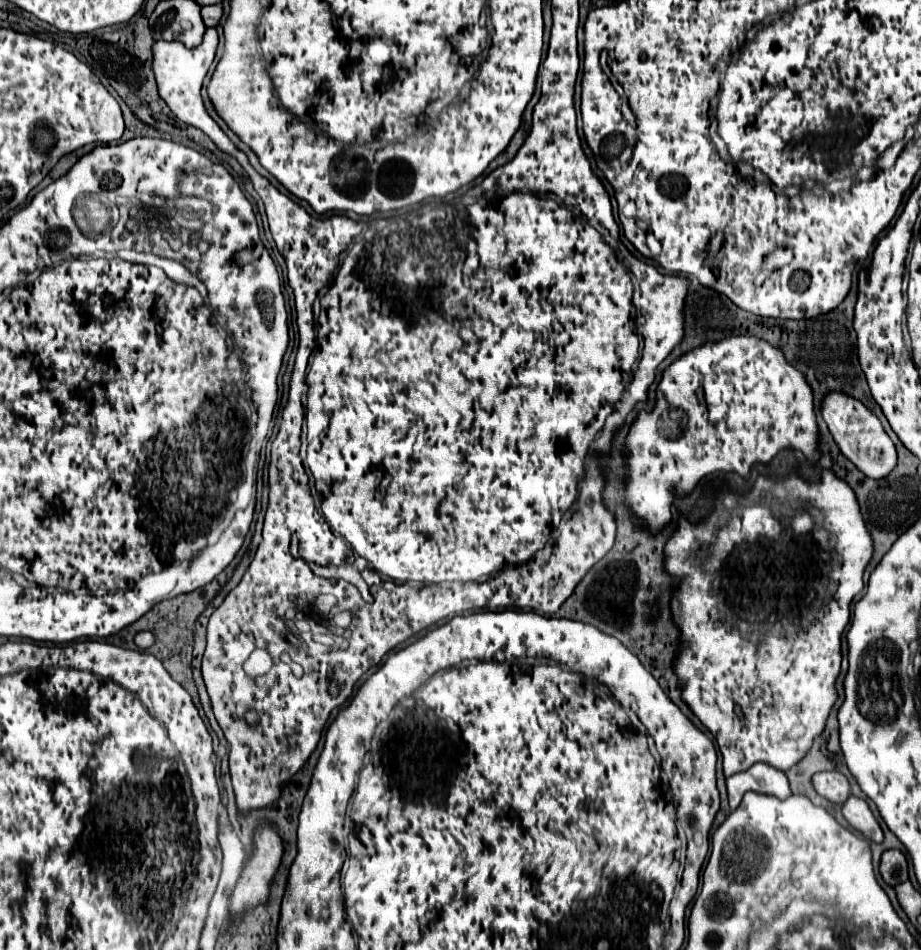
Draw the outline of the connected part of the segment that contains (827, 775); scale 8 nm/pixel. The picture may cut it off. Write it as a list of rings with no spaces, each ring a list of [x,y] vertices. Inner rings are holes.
[[[819,772],[813,776],[815,790],[831,802],[843,804],[851,794],[851,784],[841,772]]]

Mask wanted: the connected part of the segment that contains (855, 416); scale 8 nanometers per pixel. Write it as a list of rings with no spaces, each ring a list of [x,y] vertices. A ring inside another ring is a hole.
[[[831,390],[821,402],[821,416],[827,422],[829,432],[837,442],[839,450],[869,478],[877,478],[877,480],[885,478],[897,466],[895,444],[885,434],[881,420],[869,408],[865,408],[865,404],[859,402],[857,398]]]

